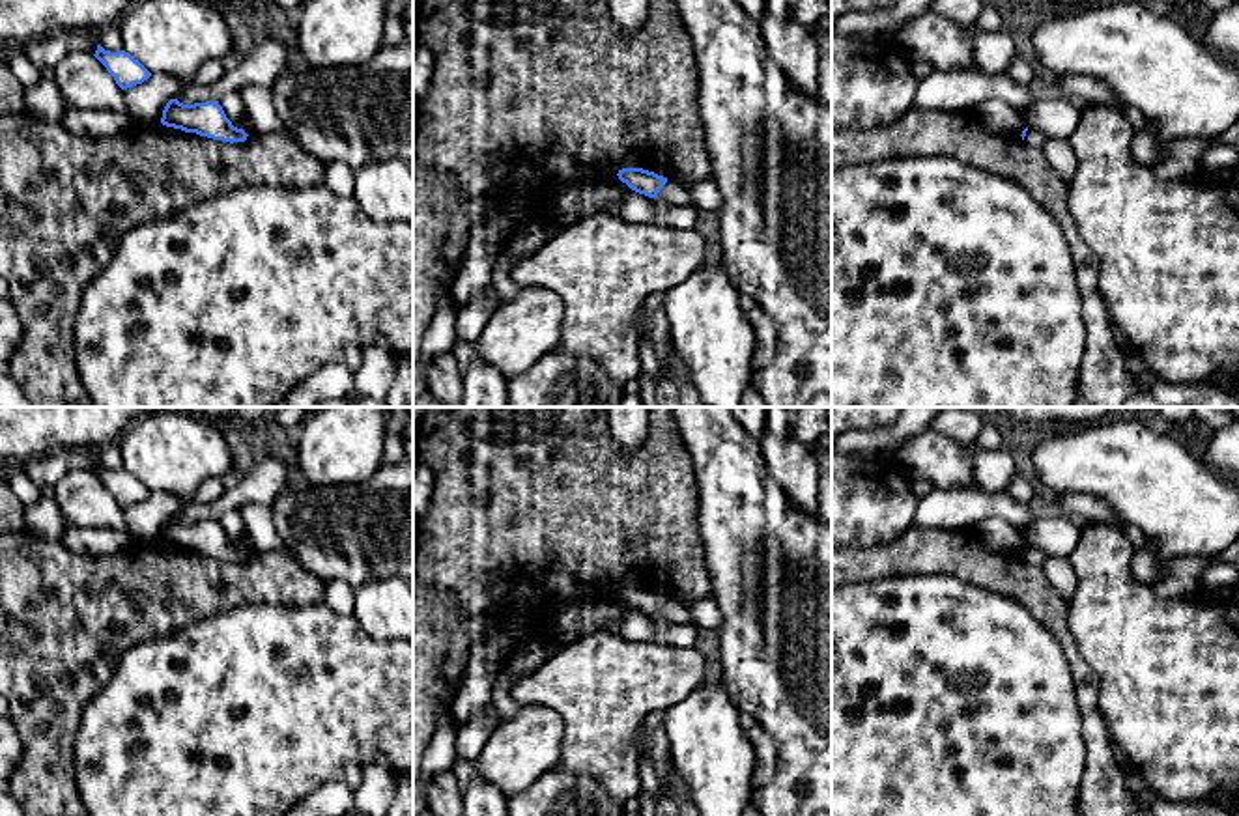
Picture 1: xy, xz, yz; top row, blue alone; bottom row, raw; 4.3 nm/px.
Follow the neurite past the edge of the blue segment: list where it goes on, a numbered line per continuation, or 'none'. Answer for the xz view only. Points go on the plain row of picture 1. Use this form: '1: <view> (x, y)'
1: xz (673, 611)

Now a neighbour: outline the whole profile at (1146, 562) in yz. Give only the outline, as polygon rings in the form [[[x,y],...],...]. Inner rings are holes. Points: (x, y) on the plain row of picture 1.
[[[1146,540],[1146,545],[1140,551],[1134,551],[1132,555],[1132,575],[1149,586],[1155,586],[1155,583],[1162,577],[1162,564],[1164,556],[1157,551],[1157,547]]]

